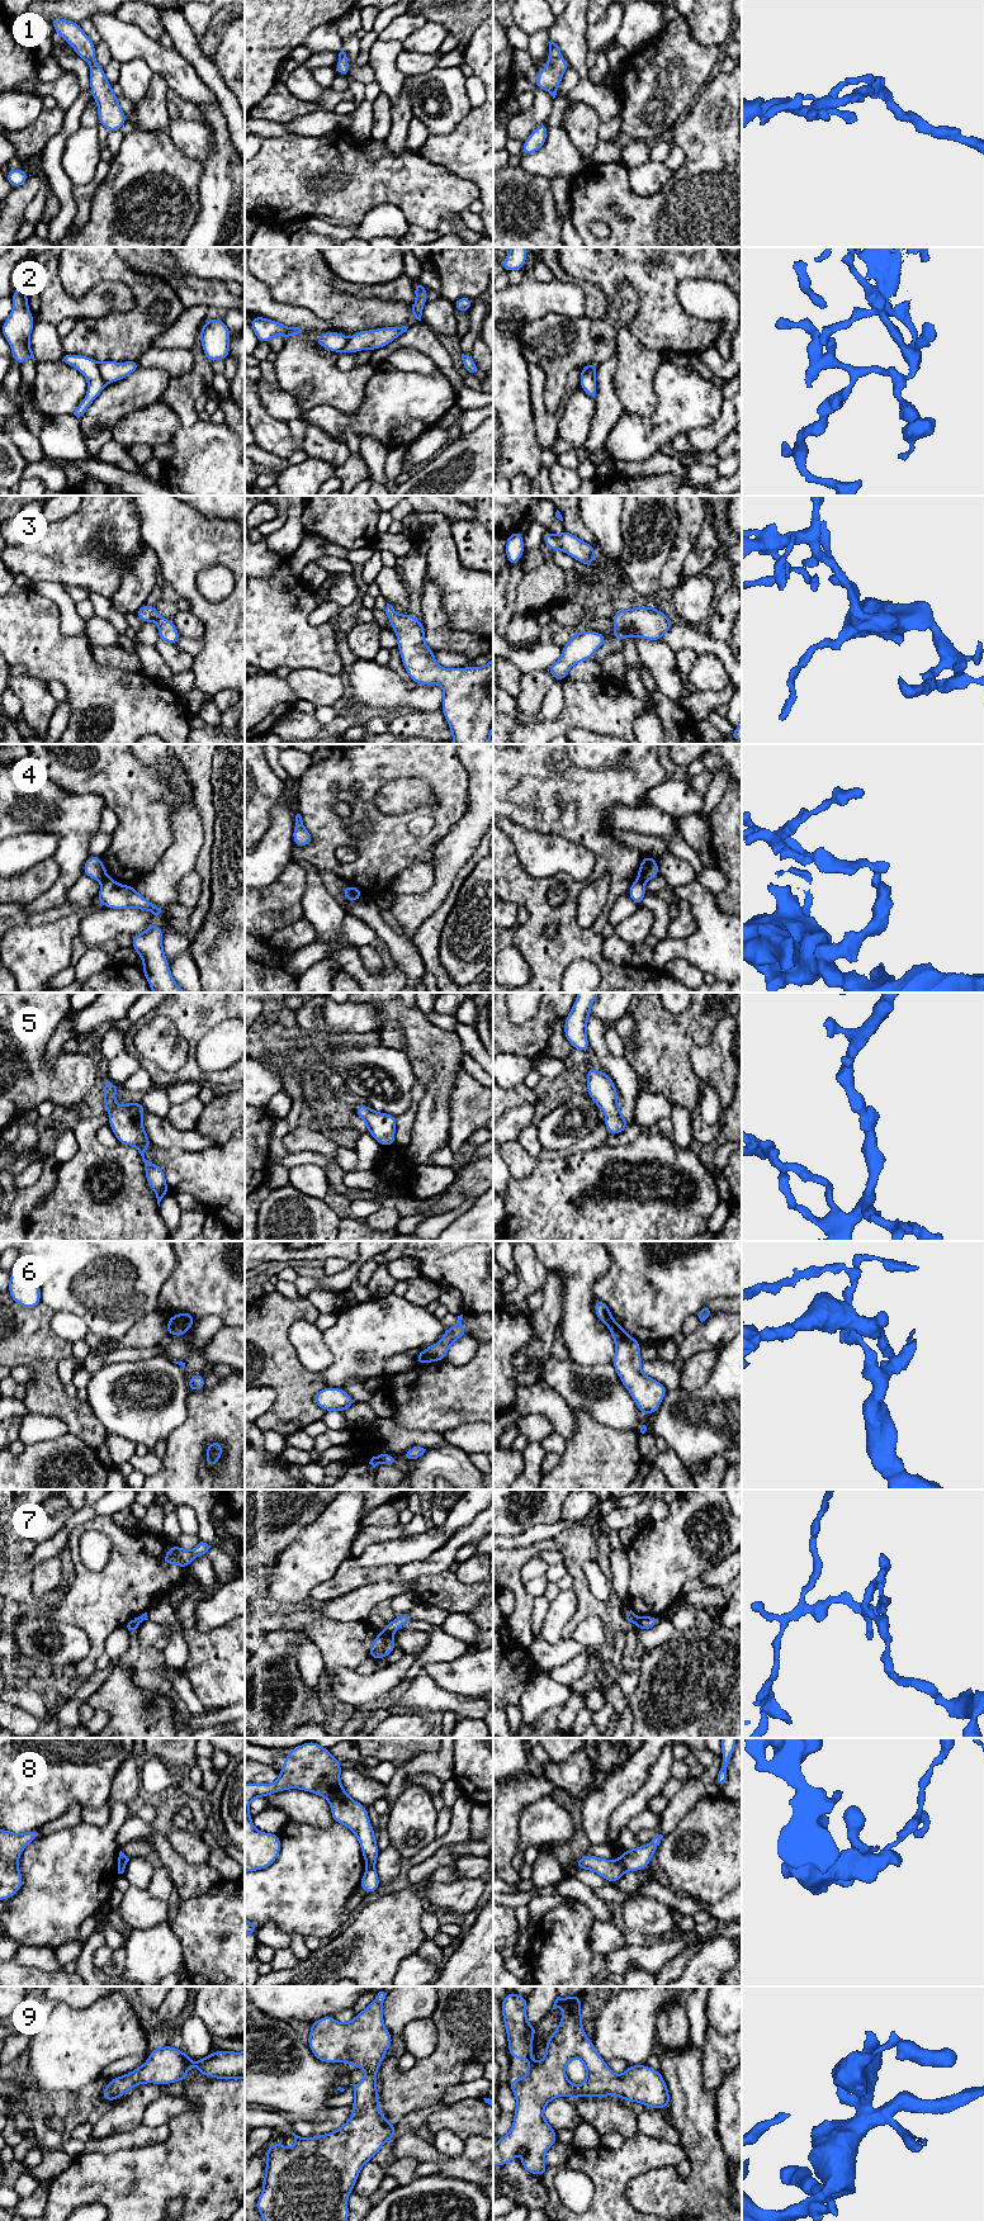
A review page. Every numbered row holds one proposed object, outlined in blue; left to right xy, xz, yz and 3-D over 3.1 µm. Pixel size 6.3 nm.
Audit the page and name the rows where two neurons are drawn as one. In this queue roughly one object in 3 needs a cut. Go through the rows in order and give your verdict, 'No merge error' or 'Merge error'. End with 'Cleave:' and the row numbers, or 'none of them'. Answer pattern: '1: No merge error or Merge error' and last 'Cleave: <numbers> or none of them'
1: No merge error
2: Merge error
3: No merge error
4: Merge error
5: No merge error
6: Merge error
7: Merge error
8: Merge error
9: No merge error
Cleave: 2, 4, 6, 7, 8

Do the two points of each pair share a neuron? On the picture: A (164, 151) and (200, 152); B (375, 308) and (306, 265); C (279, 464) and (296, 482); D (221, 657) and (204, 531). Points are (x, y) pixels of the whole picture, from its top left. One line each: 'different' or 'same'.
A: different
B: same
C: different
D: same

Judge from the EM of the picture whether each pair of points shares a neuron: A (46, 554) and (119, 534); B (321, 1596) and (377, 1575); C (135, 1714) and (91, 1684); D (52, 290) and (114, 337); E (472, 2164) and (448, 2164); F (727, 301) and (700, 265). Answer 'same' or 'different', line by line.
A: same
B: same
C: different
D: different
E: same
F: different

